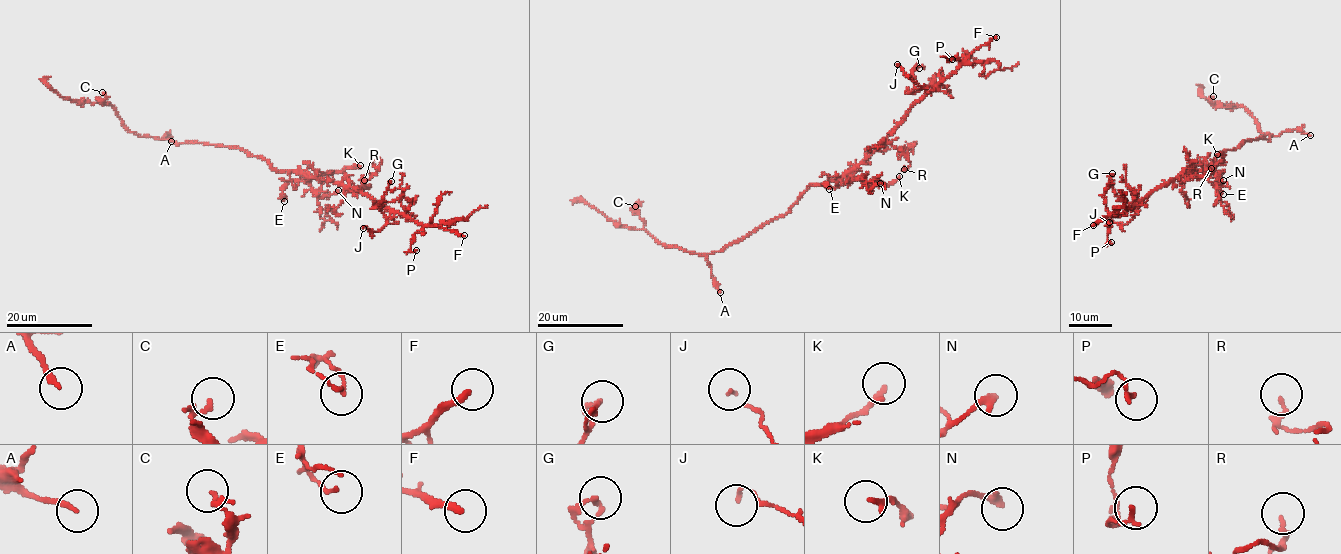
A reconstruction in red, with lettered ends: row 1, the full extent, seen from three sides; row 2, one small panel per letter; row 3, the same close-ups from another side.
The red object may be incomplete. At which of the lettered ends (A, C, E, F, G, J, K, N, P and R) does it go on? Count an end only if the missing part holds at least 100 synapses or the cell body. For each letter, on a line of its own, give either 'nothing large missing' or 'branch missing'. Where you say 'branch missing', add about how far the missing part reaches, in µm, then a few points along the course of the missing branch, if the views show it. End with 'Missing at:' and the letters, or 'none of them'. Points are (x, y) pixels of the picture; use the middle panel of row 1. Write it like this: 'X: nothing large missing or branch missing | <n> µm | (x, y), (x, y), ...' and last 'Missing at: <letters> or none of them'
A: nothing large missing
C: nothing large missing
E: nothing large missing
F: branch missing | 50 µm
G: nothing large missing
J: nothing large missing
K: nothing large missing
N: nothing large missing
P: nothing large missing
R: nothing large missing
Missing at: F

